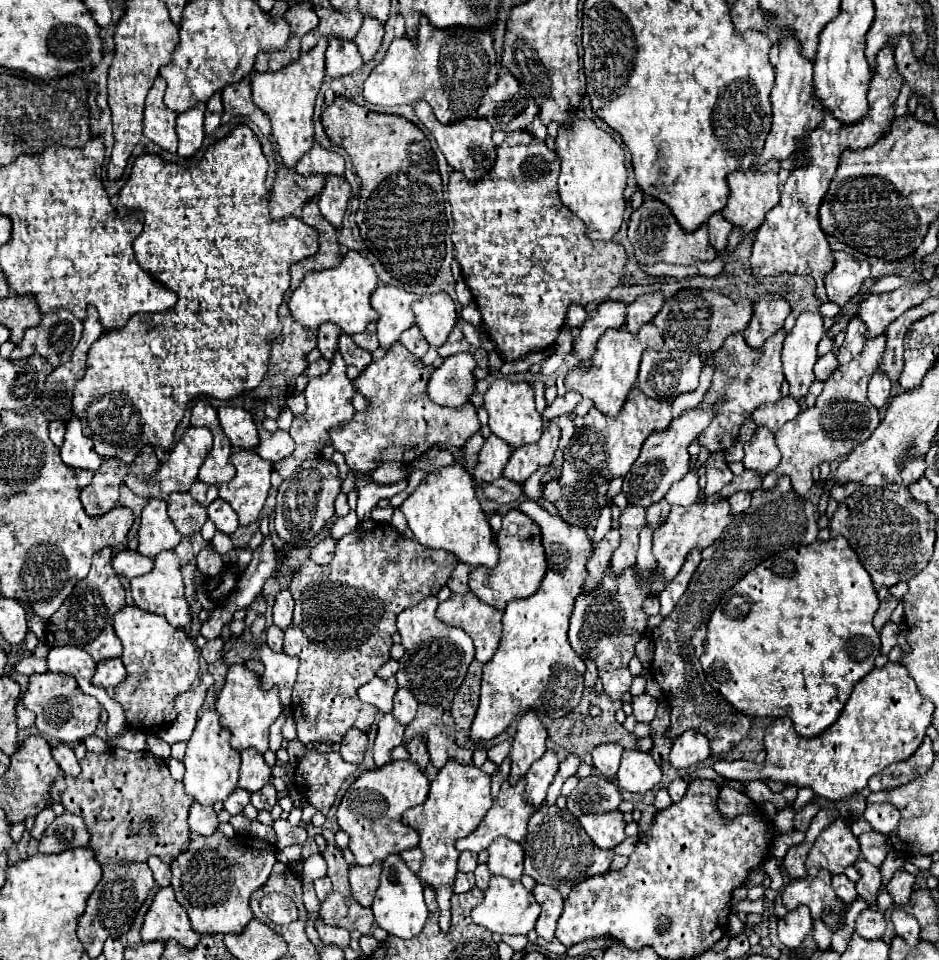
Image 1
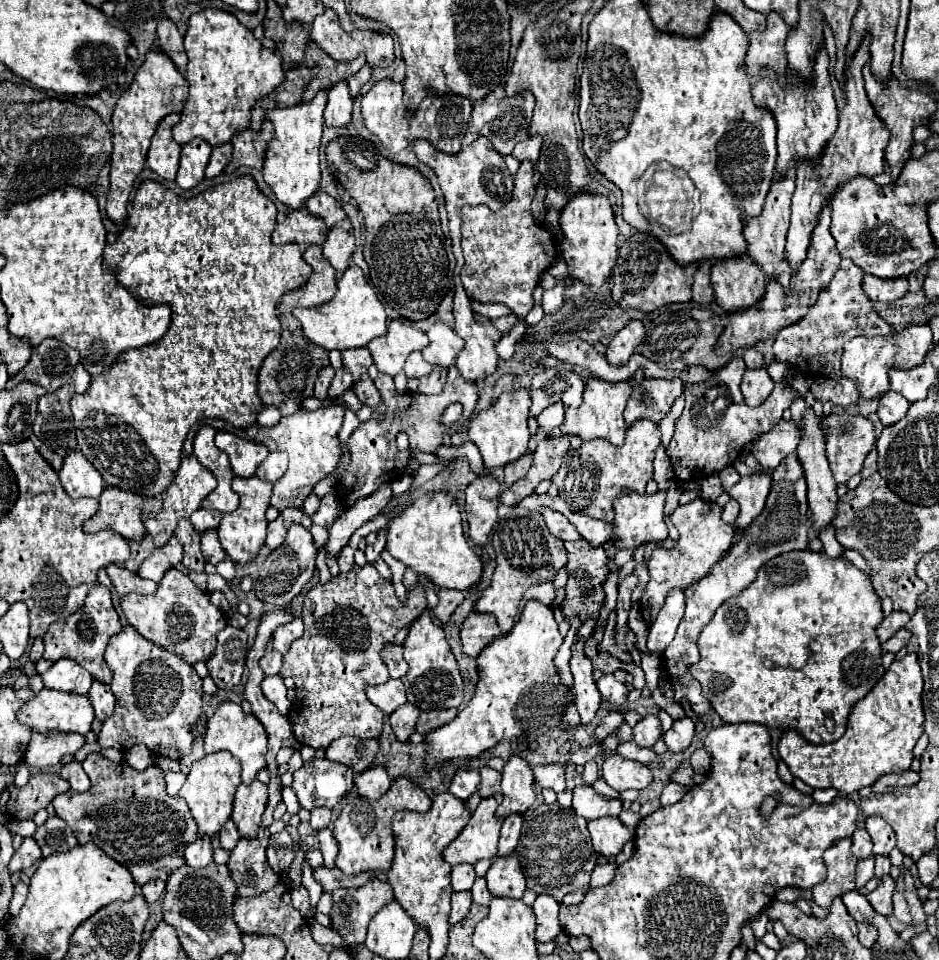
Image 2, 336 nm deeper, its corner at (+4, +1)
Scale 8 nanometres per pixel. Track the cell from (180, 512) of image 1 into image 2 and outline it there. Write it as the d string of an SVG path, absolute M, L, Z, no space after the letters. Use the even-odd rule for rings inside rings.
M179 519L179 525L175 529L175 535L179 537L181 545L183 545L183 565L189 571L203 571L203 555L201 555L201 535L199 531L195 531L195 527L191 527L189 519Z

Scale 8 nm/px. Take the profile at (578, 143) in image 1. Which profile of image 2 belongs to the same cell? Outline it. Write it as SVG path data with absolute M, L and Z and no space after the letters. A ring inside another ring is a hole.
M579 191L575 193L561 211L561 229L565 239L561 241L561 257L569 267L569 275L591 285L591 289L599 289L605 279L609 279L611 269L617 259L617 225L611 211L609 197Z

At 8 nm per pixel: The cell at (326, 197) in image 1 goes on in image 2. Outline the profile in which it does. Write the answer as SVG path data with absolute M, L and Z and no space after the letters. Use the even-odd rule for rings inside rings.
M343 219L329 229L327 239L323 243L323 255L339 273L343 273L351 265L353 247L355 247L355 237L351 221Z

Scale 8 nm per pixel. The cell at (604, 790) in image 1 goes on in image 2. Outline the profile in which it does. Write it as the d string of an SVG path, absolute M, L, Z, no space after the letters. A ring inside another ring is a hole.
M581 785L581 787L573 789L573 809L577 815L591 821L591 819L599 819L605 815L619 815L621 813L621 801L619 799L607 799L607 797L599 795L593 787Z

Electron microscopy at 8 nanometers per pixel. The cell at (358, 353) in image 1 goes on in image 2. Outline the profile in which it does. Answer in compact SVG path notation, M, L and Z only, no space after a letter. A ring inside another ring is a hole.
M363 375L363 377L353 385L353 391L355 391L355 395L361 399L361 403L365 403L365 405L377 407L379 401L381 401L379 391L377 391L377 387L375 387L375 383L373 383L373 379L371 379L369 375Z

